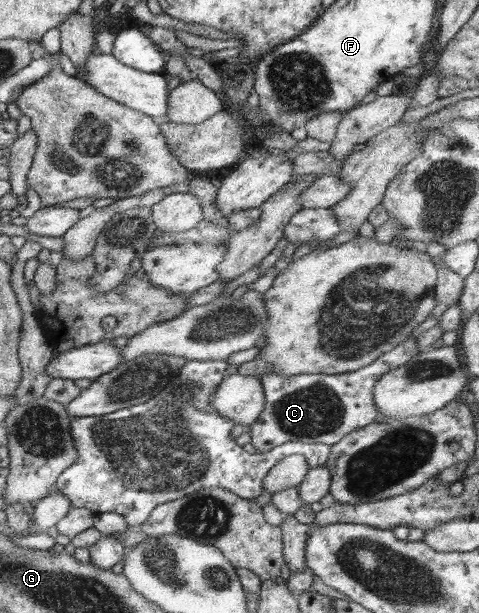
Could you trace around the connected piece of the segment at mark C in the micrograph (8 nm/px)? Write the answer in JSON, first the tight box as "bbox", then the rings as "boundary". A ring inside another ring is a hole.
{"bbox":[249,337,419,453],"boundary":[[[417,337],[408,338],[388,353],[384,352],[370,366],[358,371],[337,375],[323,372],[296,376],[280,376],[270,372],[262,376],[265,408],[251,425],[249,434],[252,445],[262,453],[288,441],[334,446],[352,431],[382,419],[373,396],[373,387],[382,375],[410,363],[419,353]]]}

